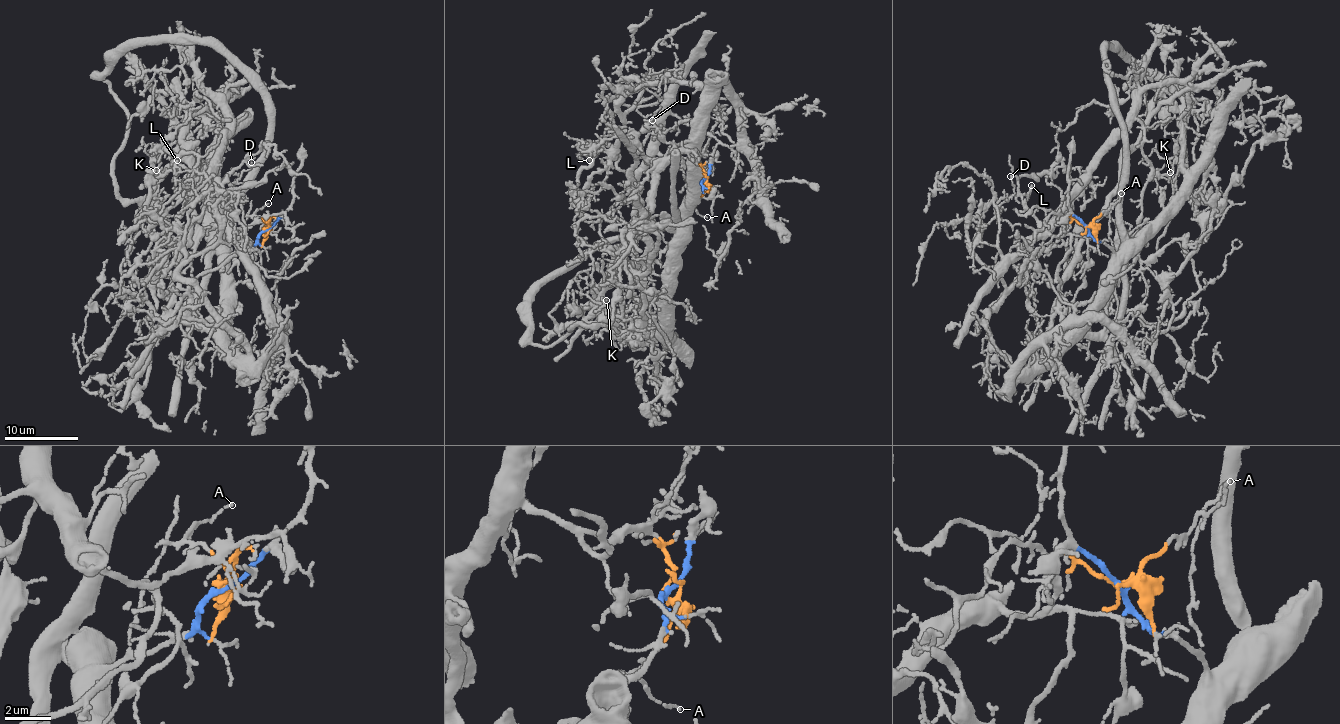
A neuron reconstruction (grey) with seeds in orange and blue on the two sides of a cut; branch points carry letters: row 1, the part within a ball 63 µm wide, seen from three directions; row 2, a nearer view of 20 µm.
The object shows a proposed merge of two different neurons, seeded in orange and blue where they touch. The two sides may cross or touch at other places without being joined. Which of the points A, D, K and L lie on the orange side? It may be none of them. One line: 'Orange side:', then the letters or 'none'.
Orange side: A, D, L

